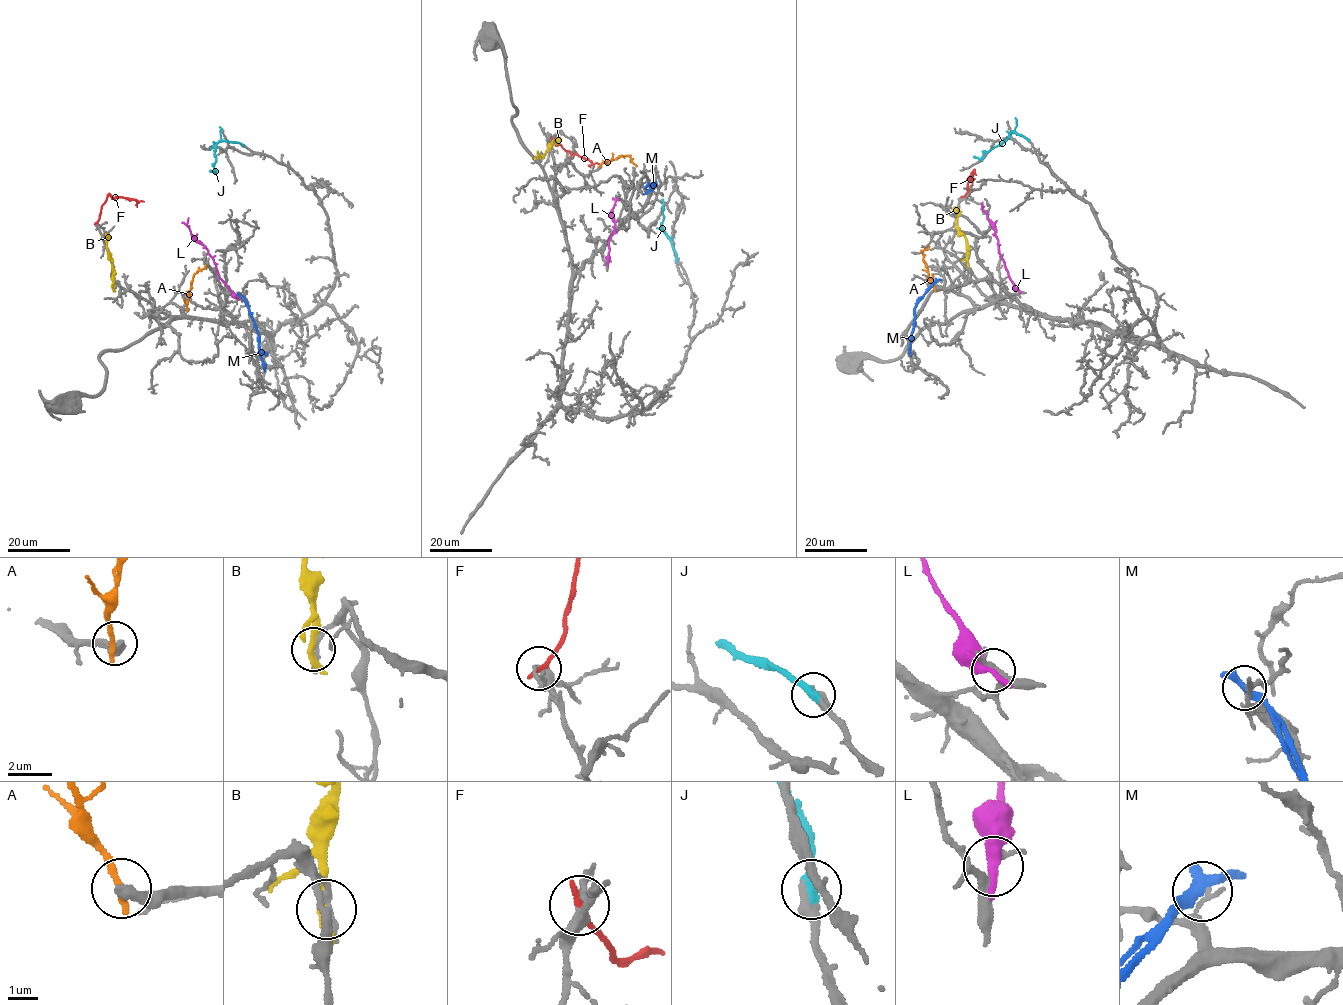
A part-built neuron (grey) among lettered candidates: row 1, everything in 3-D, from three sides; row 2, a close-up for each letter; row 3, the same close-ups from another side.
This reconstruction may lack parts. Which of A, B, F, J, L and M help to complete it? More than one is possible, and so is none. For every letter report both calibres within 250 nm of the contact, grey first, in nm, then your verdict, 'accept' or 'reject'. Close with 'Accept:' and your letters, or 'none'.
A: calibres 360 and 280 nm; reject
B: calibres 300 and 280 nm; reject
F: calibres 280 and 240 nm; reject
J: calibres 480 and 360 nm; accept
L: calibres 170 and 360 nm; reject
M: calibres 150 and 320 nm; reject
Accept: J

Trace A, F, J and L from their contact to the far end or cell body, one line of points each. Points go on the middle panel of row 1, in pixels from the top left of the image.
A: (600, 166), (622, 155), (628, 156), (637, 166)
F: (552, 140), (573, 154), (598, 164)
J: (676, 260), (671, 239), (660, 226), (662, 199)
L: (607, 262), (608, 240), (615, 231), (611, 213), (616, 199), (620, 200)

